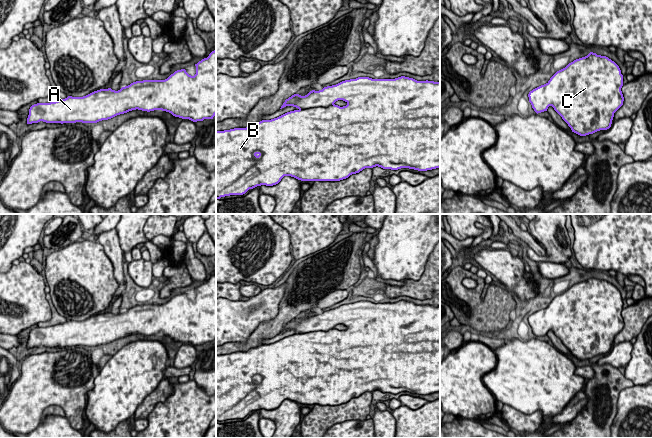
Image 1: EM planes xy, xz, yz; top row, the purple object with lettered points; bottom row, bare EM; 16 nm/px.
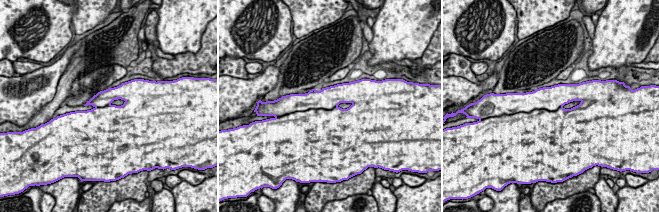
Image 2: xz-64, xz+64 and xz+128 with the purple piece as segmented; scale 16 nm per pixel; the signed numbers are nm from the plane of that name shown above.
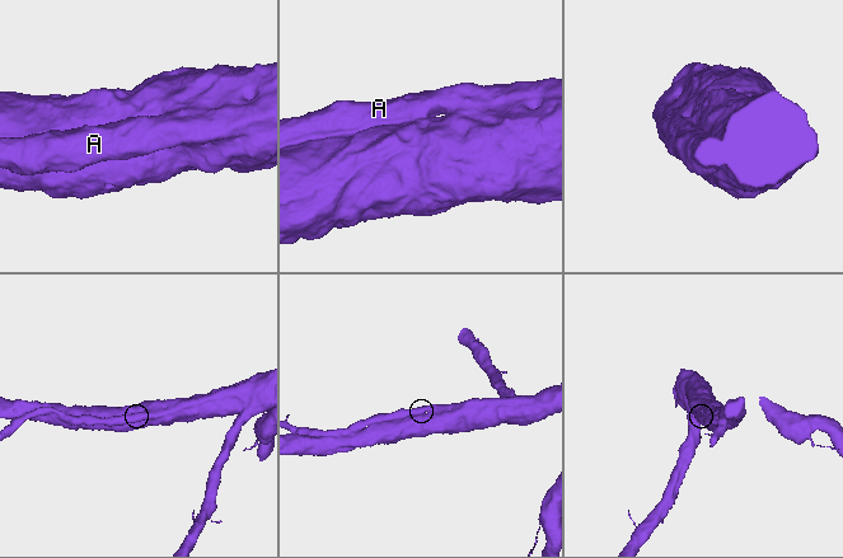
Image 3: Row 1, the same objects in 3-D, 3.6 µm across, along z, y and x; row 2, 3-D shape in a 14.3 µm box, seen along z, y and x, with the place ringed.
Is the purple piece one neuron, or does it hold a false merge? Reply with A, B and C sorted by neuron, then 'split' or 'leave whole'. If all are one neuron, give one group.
A B C; leave whole

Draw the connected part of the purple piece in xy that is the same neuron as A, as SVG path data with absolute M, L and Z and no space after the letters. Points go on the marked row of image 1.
M216 50L199 61L196 74L189 75L185 69L177 70L165 80L143 80L131 83L115 91L100 89L83 97L68 96L50 103L37 103L30 107L27 124L38 123L97 123L132 110L162 110L175 117L193 122L213 119L216 115Z

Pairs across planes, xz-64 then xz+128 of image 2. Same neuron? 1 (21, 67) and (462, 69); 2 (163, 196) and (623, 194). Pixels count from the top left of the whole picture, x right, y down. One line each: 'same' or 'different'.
1: different
2: different

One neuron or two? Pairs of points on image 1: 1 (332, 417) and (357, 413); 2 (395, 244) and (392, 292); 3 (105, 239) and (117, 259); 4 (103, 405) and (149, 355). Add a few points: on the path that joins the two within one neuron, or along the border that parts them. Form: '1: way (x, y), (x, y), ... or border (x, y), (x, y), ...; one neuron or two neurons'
1: way (338, 413), (351, 413); one neuron
2: border (423, 271), (418, 279), (401, 280); two neurons
3: way (110, 244), (115, 254); one neuron
4: way (115, 393), (138, 367); one neuron

